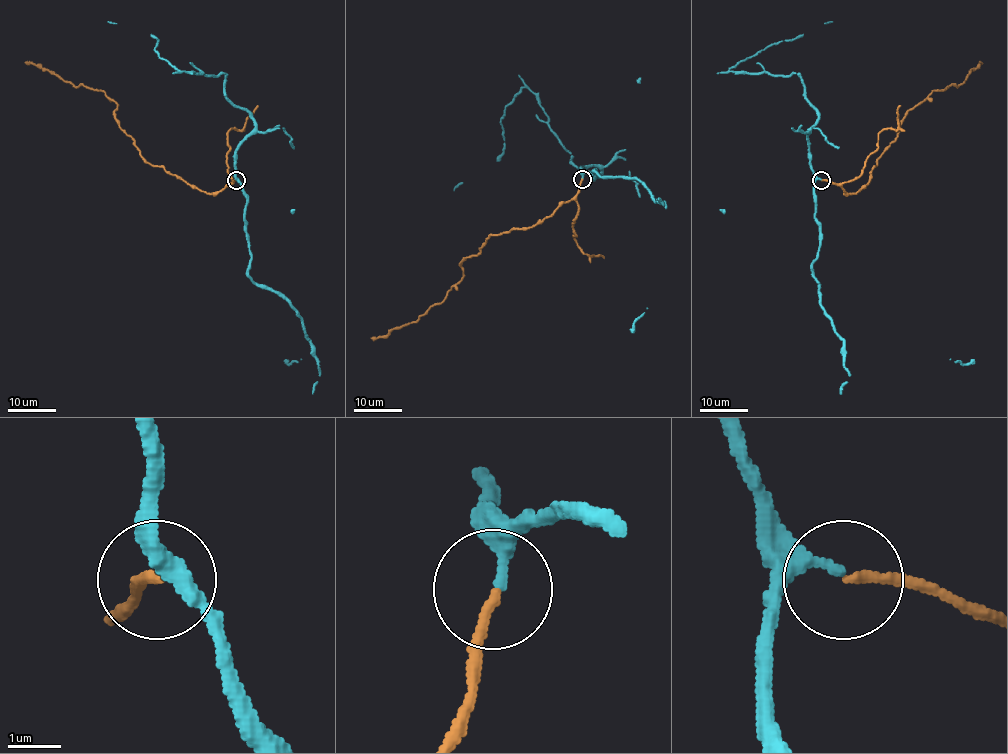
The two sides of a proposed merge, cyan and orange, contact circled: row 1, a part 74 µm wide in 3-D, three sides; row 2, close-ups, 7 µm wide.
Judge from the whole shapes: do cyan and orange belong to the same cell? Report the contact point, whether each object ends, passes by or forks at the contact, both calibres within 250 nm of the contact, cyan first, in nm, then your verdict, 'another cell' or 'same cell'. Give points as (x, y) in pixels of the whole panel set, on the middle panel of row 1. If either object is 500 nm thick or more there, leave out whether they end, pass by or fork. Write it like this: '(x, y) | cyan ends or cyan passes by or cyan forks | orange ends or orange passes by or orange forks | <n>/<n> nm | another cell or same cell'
(582, 179) | cyan ends | orange ends | 280/170 nm | same cell

